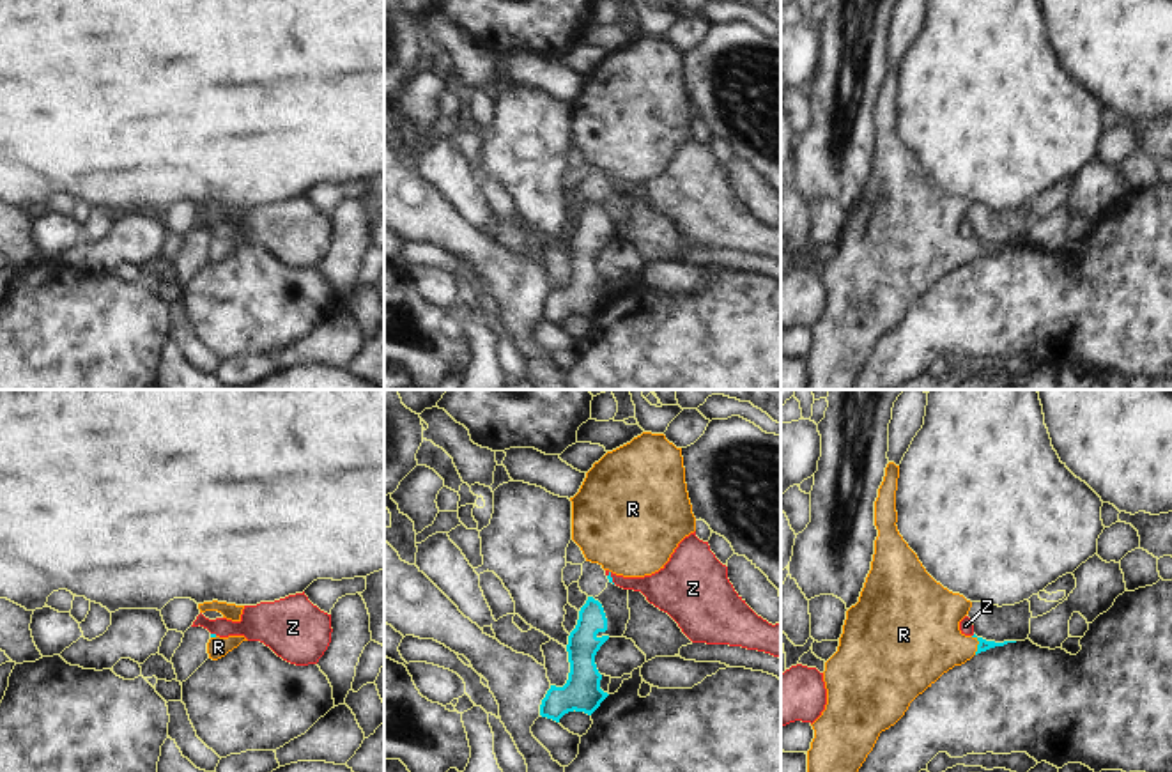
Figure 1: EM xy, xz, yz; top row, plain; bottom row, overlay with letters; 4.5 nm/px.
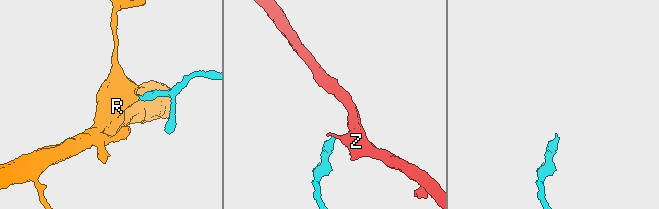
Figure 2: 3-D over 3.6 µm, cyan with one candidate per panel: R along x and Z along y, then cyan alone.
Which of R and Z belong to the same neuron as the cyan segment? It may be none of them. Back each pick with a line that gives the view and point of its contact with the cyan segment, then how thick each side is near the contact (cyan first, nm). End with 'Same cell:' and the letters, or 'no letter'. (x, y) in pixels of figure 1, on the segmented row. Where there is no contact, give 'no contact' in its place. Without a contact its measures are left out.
R: contact yz (978, 645); calibres 50 and 340 nm
Same cell: R

